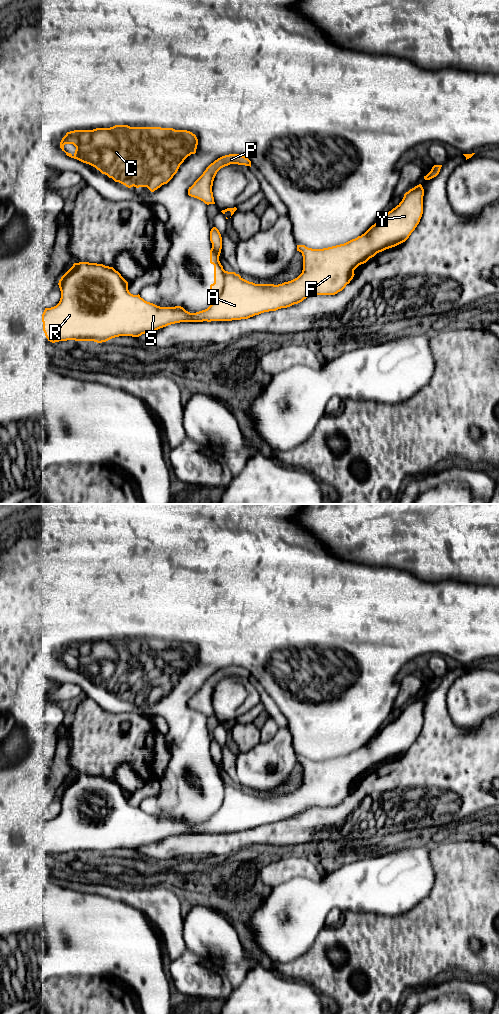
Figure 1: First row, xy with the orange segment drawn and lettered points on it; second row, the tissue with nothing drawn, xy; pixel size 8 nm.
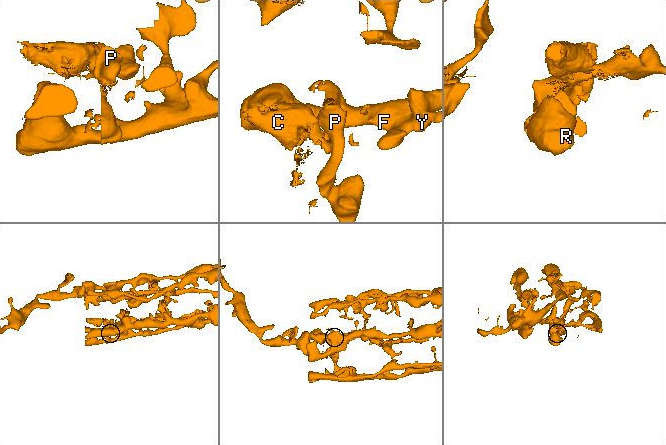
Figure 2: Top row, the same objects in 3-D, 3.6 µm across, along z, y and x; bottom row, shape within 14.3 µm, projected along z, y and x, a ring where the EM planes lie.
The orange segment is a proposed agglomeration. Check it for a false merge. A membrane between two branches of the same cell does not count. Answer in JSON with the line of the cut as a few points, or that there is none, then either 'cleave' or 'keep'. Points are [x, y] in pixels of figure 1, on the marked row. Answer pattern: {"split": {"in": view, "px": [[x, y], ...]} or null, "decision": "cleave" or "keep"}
{"split": {"in": "xy", "px": [[224, 270], [224, 288], [215, 300]]}, "decision": "cleave"}

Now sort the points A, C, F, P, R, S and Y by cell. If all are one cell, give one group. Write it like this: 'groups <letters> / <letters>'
groups A F P R S Y / C

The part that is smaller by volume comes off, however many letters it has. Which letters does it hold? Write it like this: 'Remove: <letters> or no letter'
Remove: C

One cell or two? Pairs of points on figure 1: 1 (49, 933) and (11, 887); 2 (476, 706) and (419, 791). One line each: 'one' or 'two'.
1: two
2: two

